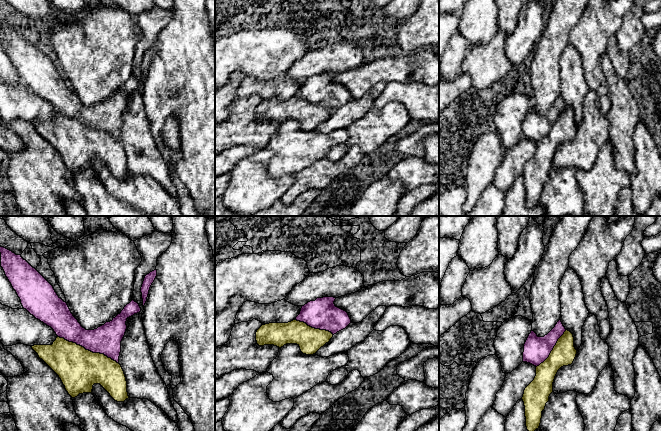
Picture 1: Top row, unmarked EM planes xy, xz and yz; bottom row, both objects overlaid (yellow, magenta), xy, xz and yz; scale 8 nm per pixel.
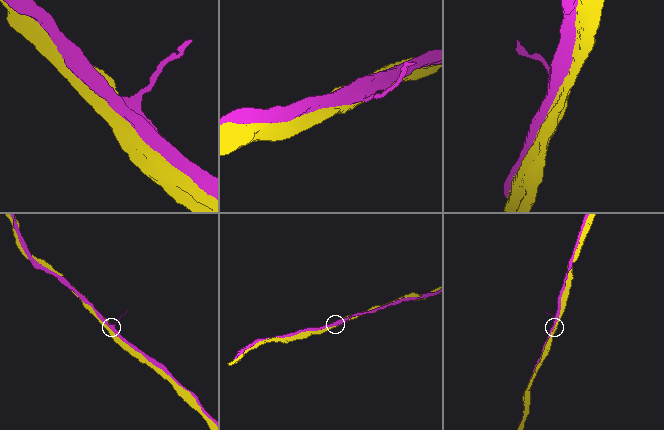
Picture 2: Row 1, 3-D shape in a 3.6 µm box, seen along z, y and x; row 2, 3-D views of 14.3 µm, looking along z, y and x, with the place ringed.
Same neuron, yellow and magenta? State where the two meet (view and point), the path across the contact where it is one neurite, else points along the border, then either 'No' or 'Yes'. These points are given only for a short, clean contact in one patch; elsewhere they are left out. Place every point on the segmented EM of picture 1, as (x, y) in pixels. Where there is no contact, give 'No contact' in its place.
Touches yellow at xy (88, 350). Yes

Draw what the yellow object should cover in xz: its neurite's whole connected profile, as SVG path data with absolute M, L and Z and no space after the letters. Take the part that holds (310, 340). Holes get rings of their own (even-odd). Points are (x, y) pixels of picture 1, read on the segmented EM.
M334 297L317 298L302 306L300 314L288 323L269 323L256 332L259 346L297 344L303 354L313 355L334 334L351 322L348 313L335 306Z

